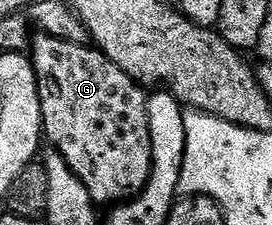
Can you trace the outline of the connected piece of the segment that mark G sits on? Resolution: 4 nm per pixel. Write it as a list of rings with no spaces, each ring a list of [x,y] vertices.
[[[38,32],[31,41],[31,60],[39,103],[41,128],[46,142],[65,160],[67,167],[87,187],[93,204],[112,207],[141,192],[153,170],[151,131],[147,127],[147,93],[127,71],[115,67],[107,55],[88,44],[76,45],[50,33]]]

